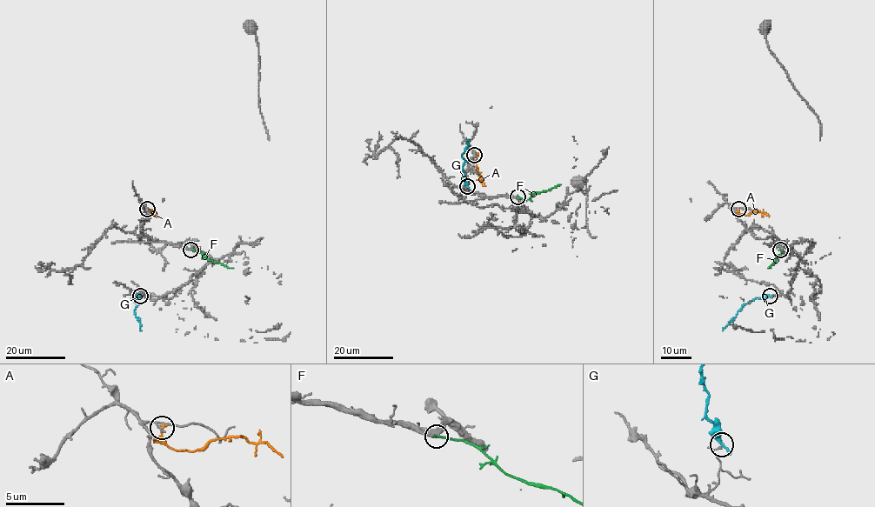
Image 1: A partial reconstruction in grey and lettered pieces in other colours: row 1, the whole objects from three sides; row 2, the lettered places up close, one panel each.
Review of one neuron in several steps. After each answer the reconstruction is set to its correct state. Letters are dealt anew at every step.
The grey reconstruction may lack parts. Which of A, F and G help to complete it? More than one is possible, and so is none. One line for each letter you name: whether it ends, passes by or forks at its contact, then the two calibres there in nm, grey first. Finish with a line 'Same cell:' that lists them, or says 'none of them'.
Same cell: none of them

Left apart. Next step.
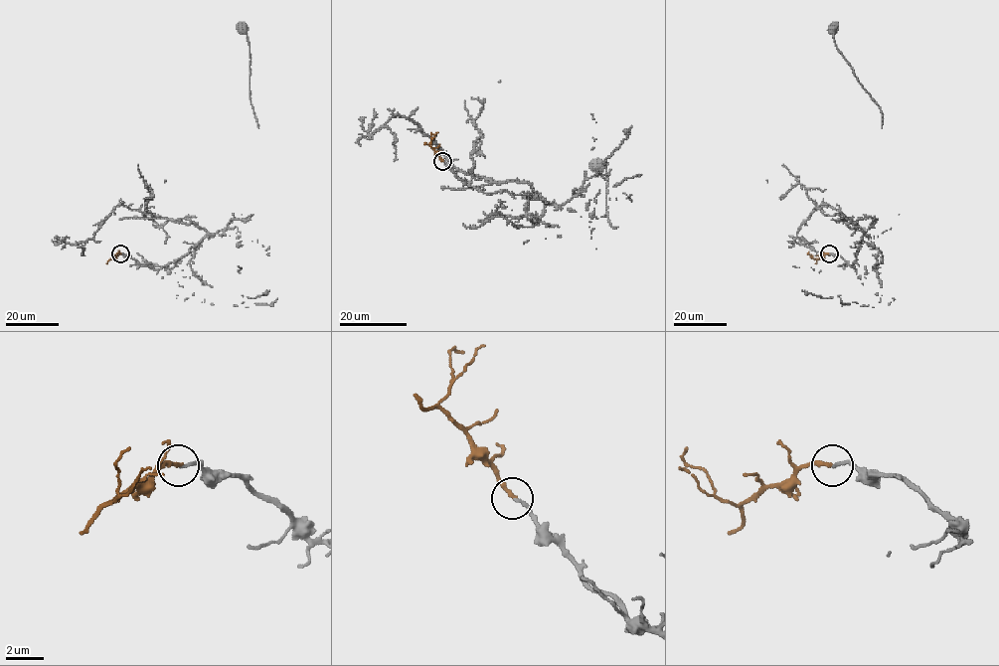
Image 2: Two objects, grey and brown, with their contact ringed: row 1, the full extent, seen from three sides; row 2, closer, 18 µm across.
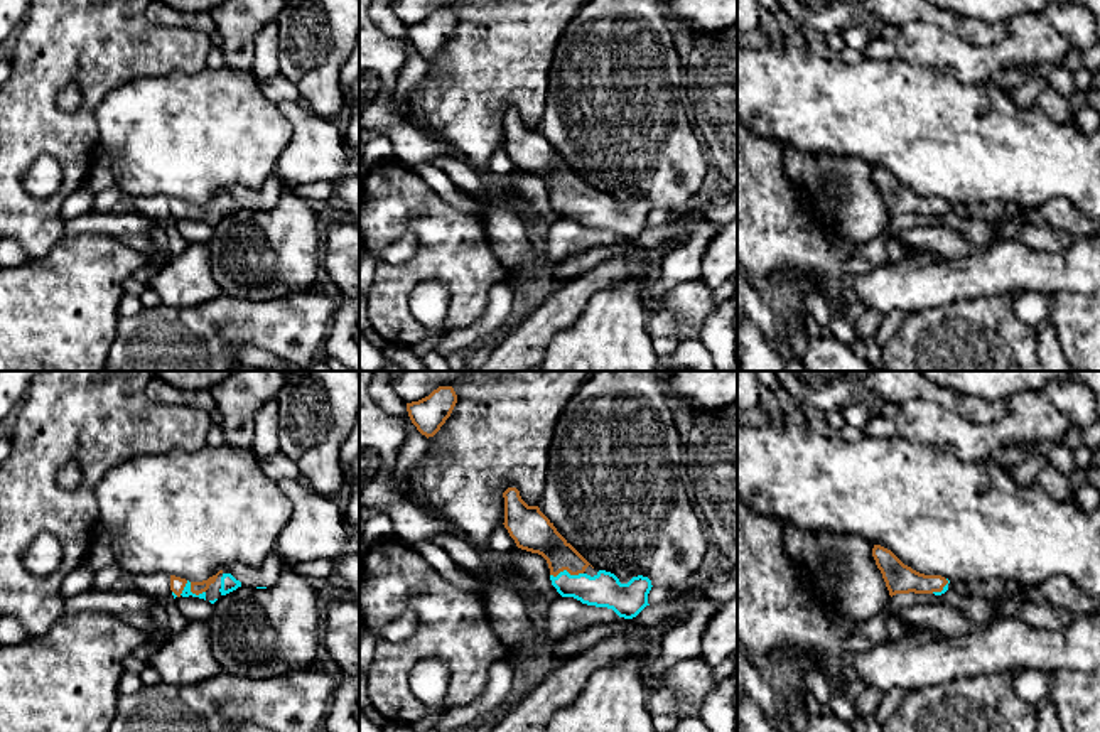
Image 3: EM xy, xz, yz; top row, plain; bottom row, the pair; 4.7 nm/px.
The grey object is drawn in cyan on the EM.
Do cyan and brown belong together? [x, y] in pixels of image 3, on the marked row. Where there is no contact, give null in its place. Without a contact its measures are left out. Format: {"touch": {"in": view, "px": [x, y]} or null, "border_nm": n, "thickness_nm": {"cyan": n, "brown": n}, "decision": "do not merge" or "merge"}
{"touch": {"in": "xy", "px": [189, 584]}, "border_nm": 160, "thickness_nm": {"cyan": 50, "brown": 60}, "decision": "merge"}

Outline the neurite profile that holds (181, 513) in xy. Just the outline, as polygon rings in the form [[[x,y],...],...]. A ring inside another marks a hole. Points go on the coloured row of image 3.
[[[229,445],[204,447],[197,452],[170,450],[140,454],[116,467],[94,489],[100,523],[111,536],[116,563],[127,573],[167,573],[189,582],[202,582],[224,567],[243,563],[258,568],[273,552],[275,540],[292,516],[292,503],[278,484],[260,469],[253,449]]]

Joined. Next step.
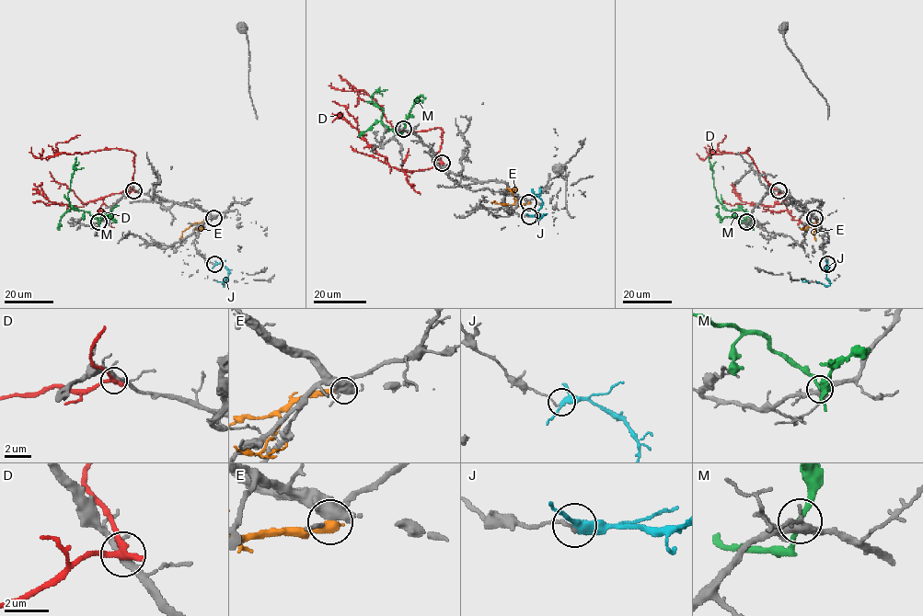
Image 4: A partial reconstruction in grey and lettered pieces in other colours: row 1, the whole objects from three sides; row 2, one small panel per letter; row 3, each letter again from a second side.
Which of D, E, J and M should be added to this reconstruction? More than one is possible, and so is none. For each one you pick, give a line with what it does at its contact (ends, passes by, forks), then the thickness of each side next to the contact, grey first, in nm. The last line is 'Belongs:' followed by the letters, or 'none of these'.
Belongs: none of these

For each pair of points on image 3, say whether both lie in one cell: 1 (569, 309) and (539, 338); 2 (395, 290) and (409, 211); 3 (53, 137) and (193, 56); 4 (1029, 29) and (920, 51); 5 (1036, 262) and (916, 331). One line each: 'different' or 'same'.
1: same
2: same
3: same
4: same
5: different

